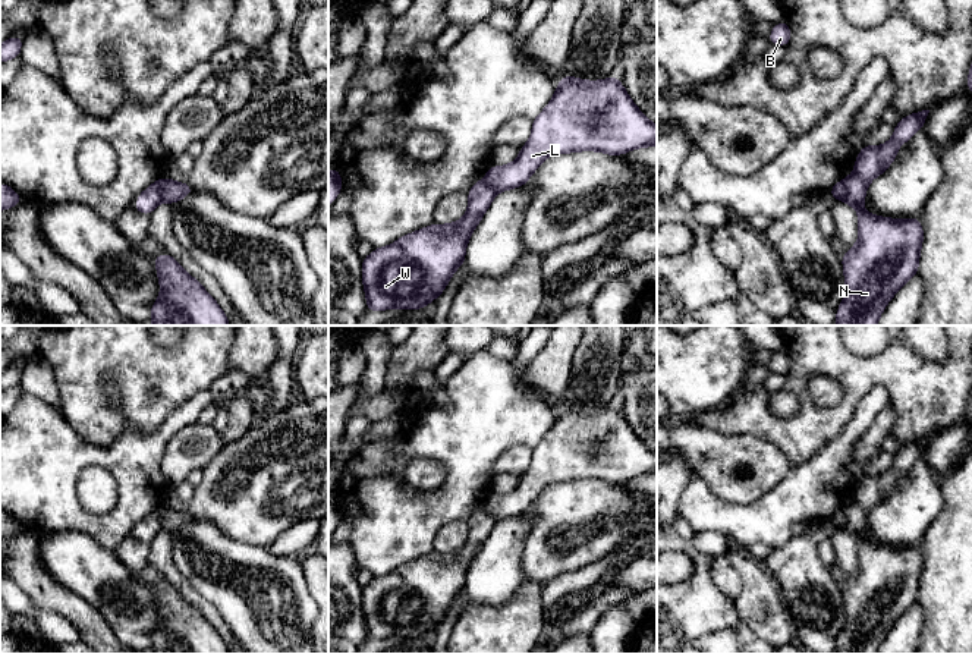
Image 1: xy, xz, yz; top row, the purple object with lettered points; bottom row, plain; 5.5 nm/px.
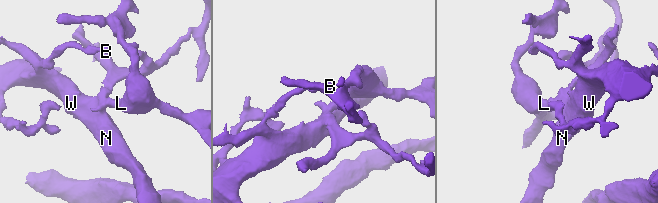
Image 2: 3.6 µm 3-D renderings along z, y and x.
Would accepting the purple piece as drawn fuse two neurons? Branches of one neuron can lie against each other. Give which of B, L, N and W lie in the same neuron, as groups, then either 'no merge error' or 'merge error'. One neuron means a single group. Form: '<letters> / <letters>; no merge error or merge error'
B N W / L; merge error

